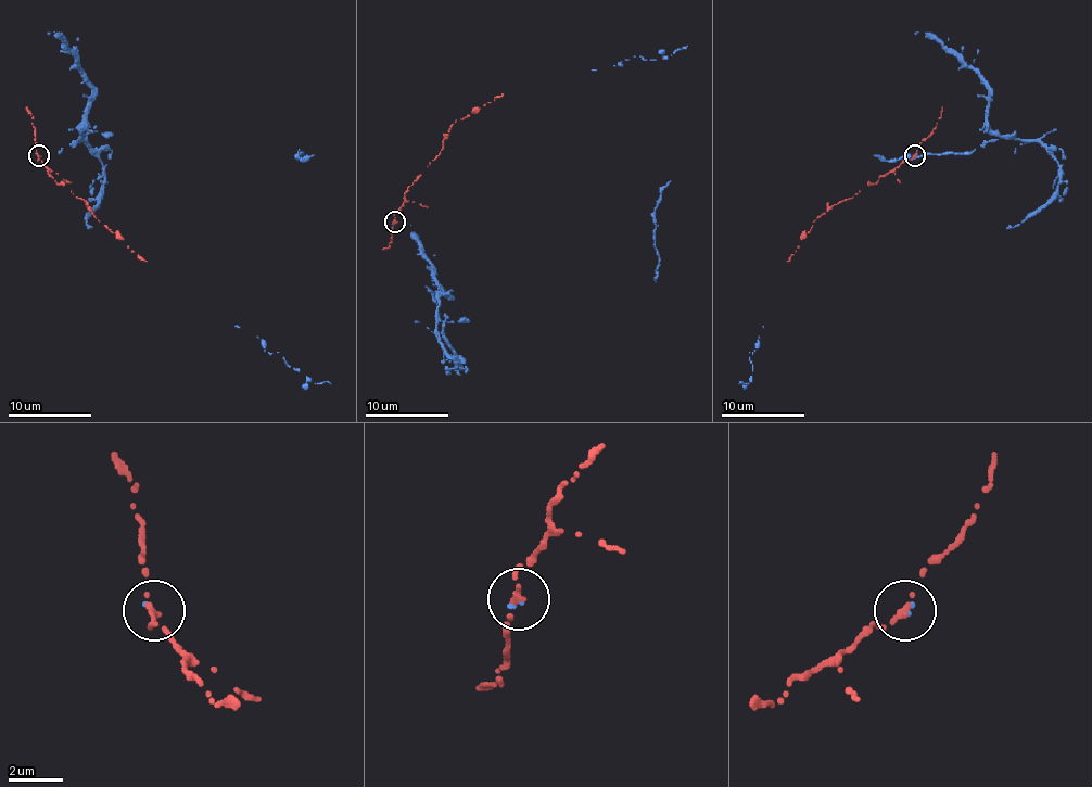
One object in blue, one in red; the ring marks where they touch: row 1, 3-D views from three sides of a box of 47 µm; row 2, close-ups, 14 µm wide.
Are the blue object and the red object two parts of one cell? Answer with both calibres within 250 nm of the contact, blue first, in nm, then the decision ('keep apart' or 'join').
calibres 130 and 260 nm; join

